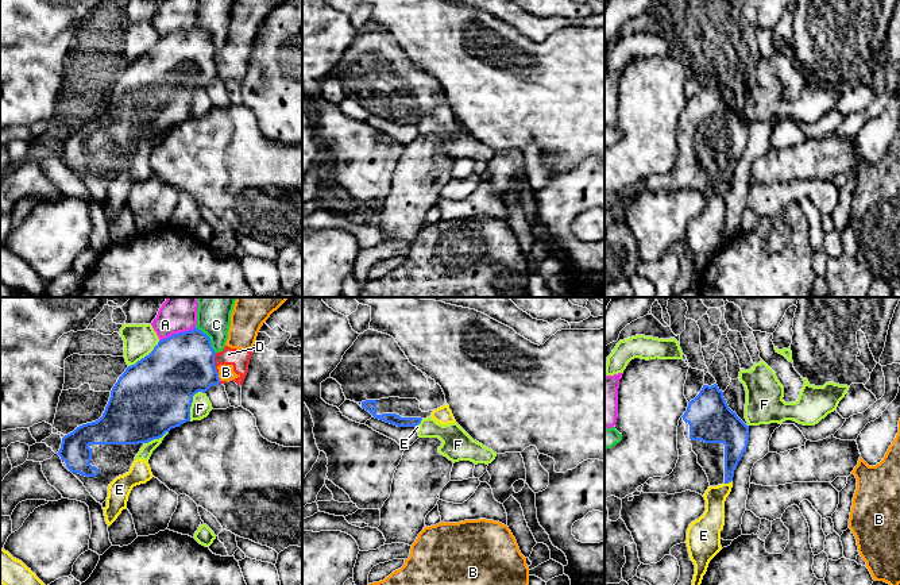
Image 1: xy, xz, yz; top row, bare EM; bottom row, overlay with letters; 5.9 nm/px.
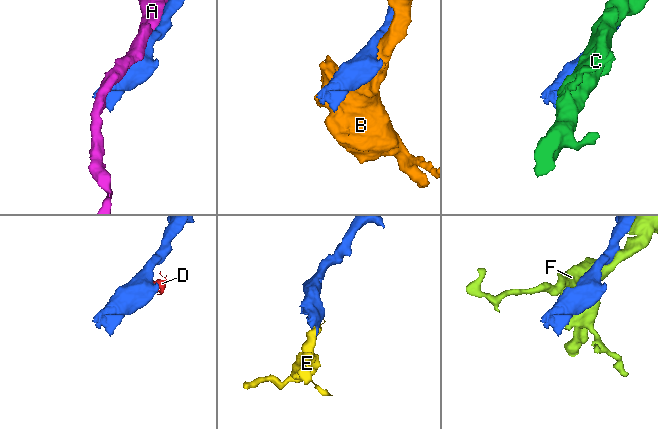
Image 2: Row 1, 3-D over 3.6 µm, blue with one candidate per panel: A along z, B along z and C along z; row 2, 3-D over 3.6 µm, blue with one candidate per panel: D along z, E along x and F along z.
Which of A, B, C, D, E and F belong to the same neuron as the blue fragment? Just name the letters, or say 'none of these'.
none of these

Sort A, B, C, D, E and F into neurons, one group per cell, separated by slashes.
A / B D / C / E F

